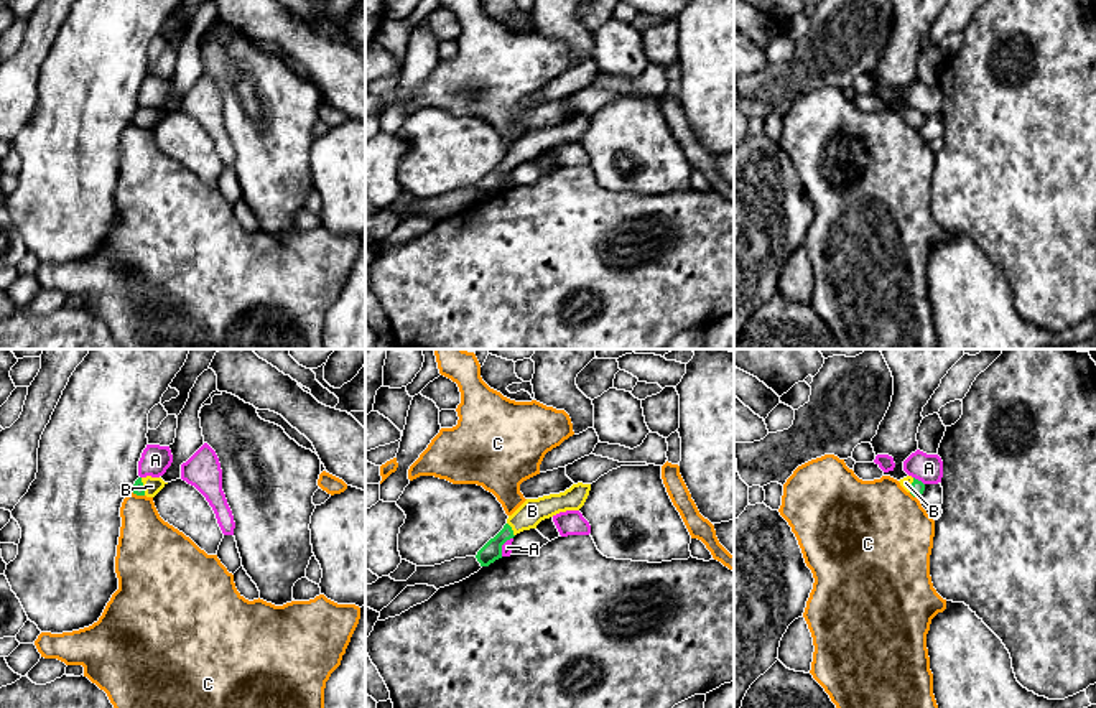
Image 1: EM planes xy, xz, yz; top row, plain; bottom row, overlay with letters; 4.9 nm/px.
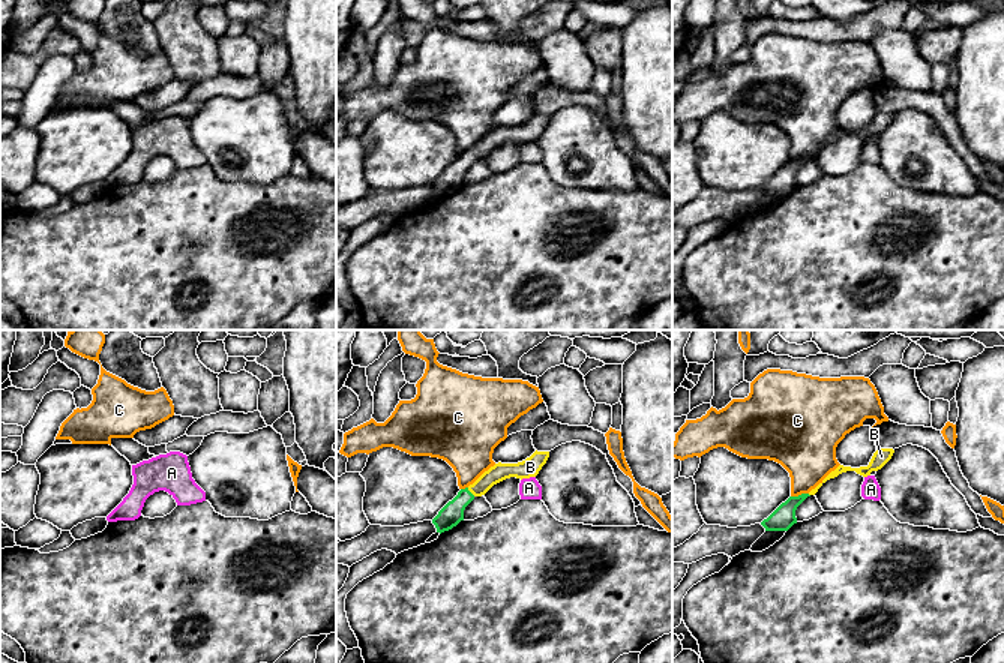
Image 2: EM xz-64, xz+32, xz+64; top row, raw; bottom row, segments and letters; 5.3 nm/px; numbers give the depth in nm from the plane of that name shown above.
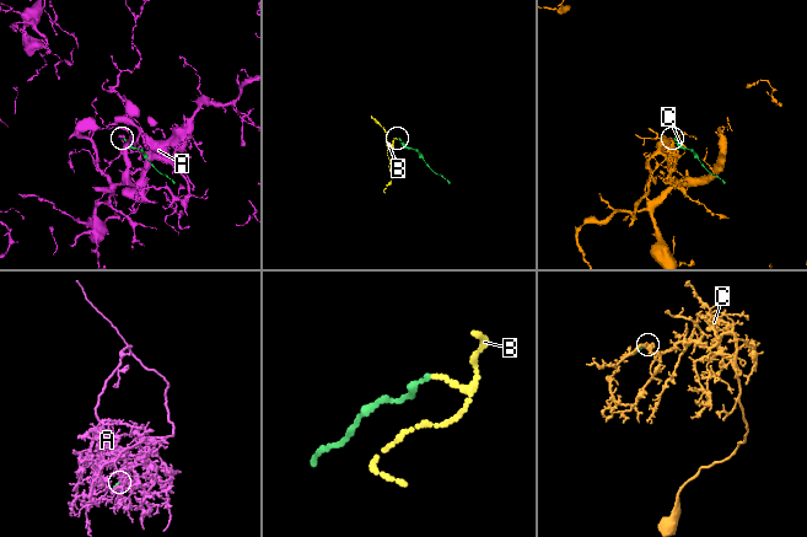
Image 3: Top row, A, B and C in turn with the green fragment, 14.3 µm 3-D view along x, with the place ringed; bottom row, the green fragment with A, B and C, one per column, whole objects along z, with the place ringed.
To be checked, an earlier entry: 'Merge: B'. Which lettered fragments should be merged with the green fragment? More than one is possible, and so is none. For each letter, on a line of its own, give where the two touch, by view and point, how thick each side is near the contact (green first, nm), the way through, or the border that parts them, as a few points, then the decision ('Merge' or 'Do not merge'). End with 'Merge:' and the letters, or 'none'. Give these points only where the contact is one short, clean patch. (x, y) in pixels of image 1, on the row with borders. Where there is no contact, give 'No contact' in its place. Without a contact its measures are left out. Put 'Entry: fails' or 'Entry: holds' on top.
Entry: holds
A: Touches green at yz (917, 479). Thickness 70 nm (green) against 140 nm. Boundary: yz (914, 476), (924, 484). Do not merge
B: Touches green at xy (142, 486). Thickness 60 nm (green) against 80 nm. Path across: xy (137, 488), (142, 486), (152, 486). Merge
C: Touches green at xy (137, 494). Thickness 60 nm (green) against 280 nm. Boundary: xy (130, 491), (143, 496). Do not merge
Merge: B

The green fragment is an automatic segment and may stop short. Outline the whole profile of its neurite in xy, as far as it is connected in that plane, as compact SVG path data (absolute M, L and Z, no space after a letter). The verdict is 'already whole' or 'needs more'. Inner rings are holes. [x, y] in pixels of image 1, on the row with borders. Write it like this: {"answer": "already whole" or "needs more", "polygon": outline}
{"answer": "needs more", "polygon": "M138 477L130 492L137 496L155 497L166 484L168 482L165 482L161 477Z"}

